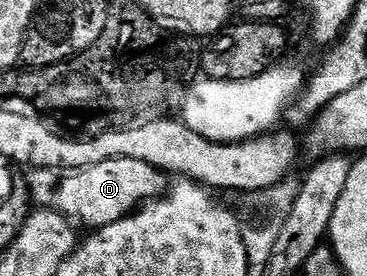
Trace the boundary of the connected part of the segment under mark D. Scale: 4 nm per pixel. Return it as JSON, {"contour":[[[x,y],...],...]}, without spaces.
{"contour":[[[122,156],[86,168],[35,168],[28,174],[29,199],[38,209],[58,212],[78,225],[86,224],[89,230],[100,230],[124,220],[142,204],[156,200],[171,184],[170,177],[160,168],[139,158]]]}

